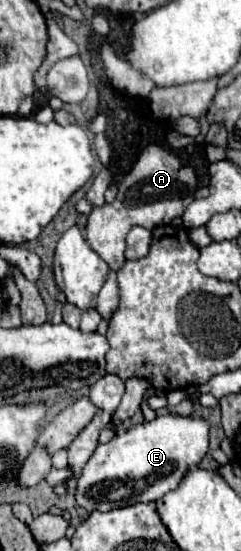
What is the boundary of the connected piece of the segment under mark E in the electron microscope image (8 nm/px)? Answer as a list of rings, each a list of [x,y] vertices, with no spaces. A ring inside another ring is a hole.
[[[165,415],[131,427],[123,435],[97,445],[77,479],[75,499],[87,513],[113,511],[135,503],[157,501],[173,491],[191,465],[199,465],[209,451],[209,425],[201,417]]]

